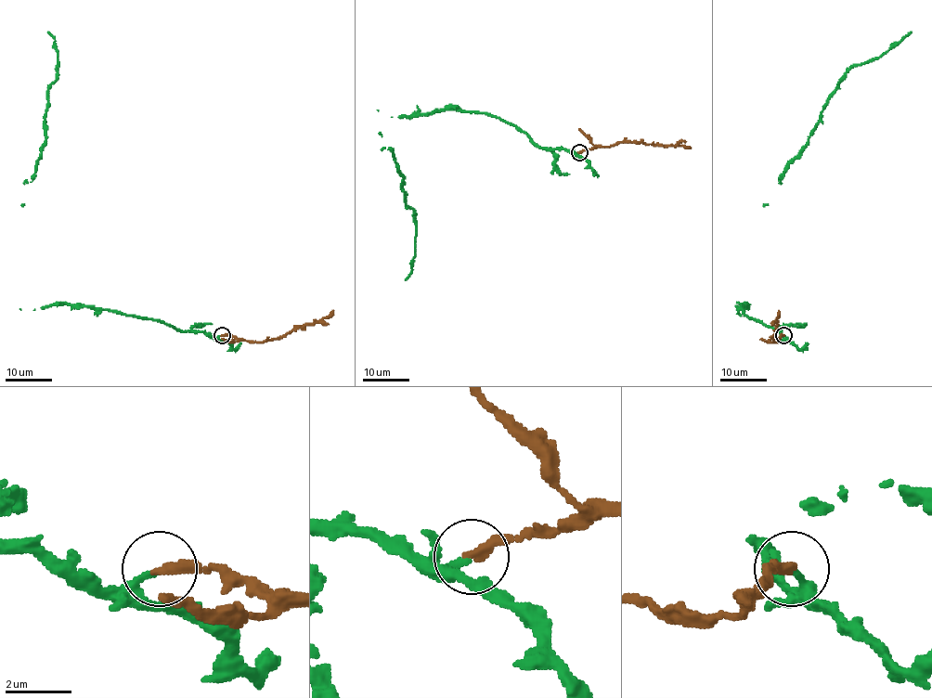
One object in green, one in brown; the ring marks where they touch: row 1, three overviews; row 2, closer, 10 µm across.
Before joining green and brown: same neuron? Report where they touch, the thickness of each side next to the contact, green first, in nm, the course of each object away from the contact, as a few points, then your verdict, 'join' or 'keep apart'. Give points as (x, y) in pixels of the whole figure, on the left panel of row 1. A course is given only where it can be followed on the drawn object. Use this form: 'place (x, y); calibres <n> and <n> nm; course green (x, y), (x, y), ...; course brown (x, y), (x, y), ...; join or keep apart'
place (222, 335); calibres 160 and 320 nm; course green (221, 334), (212, 338), (157, 320), (56, 302), (28, 183), (45, 141), (47, 90), (58, 67), (48, 32); course brown (221, 334), (262, 342), (279, 339), (293, 329), (319, 322), (333, 310); join

